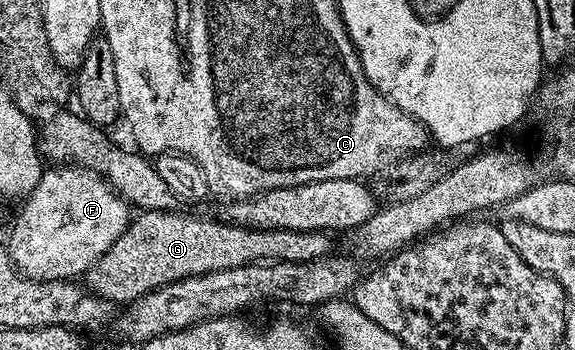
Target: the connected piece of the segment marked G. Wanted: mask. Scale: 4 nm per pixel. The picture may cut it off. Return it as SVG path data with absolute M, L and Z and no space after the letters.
M173 209L138 212L111 251L104 253L83 274L84 288L92 296L110 303L128 303L164 285L207 275L211 271L227 271L231 267L274 261L318 261L330 252L330 234L325 231L248 229L225 219L208 221L205 217L177 212Z

